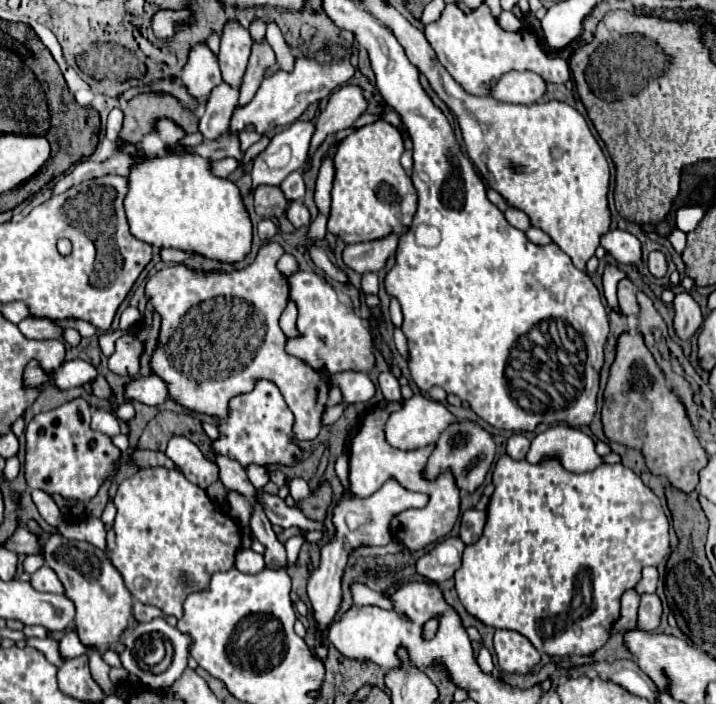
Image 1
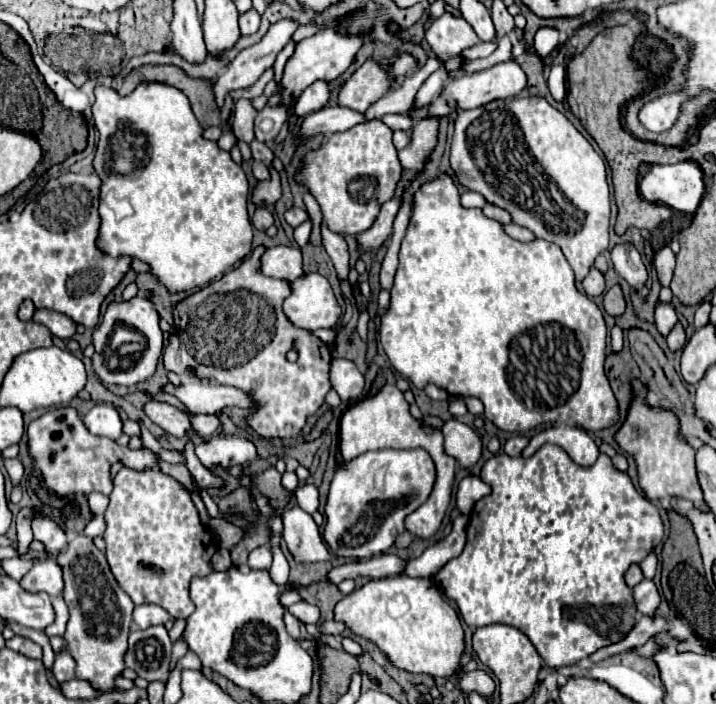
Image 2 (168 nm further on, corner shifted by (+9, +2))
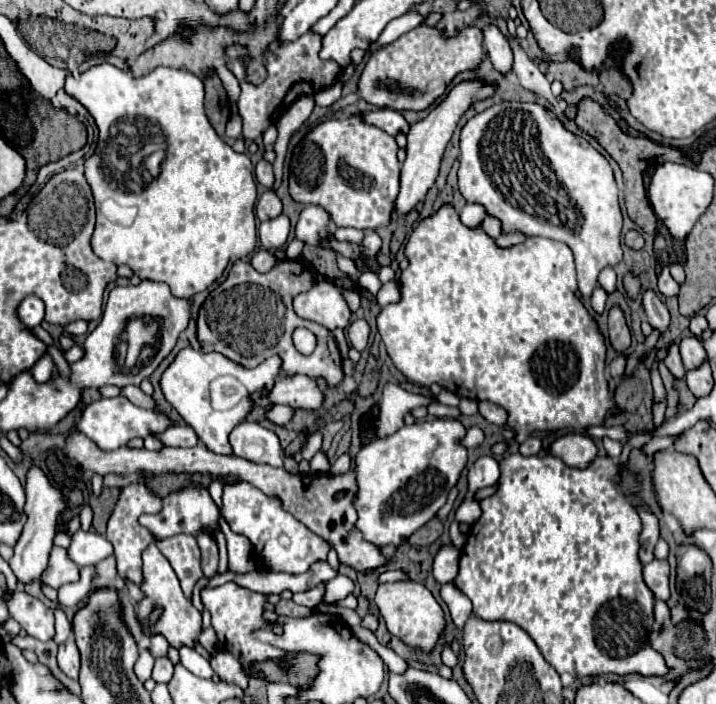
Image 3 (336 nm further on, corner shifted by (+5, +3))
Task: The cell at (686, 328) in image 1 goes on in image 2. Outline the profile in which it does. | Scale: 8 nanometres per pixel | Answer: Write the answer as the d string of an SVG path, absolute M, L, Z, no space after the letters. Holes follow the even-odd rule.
M677 324L677 326L671 330L671 336L667 336L669 350L671 350L671 352L681 352L681 350L685 348L685 342L687 342L685 330L683 330L681 324Z

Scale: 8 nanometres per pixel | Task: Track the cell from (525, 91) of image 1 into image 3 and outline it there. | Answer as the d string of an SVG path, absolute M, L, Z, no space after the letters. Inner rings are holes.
M481 79L461 81L461 83L453 85L447 91L447 95L441 97L441 101L435 103L435 107L427 113L427 117L423 117L411 125L411 131L407 133L407 159L403 161L403 167L401 167L401 189L395 199L395 211L391 213L391 223L397 223L399 217L405 217L409 211L413 211L417 207L417 203L423 201L427 191L435 185L445 147L451 141L453 129L457 127L457 121L461 119L461 115L475 101L493 97L495 91L497 91L497 85L491 81L481 81Z

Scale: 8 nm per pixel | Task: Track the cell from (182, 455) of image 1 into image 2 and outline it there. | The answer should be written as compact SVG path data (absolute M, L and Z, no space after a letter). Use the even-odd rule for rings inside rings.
M213 434L209 440L197 446L197 456L205 468L219 464L221 468L229 468L233 464L247 464L257 458L257 448L253 440L247 436L229 436L229 434Z

